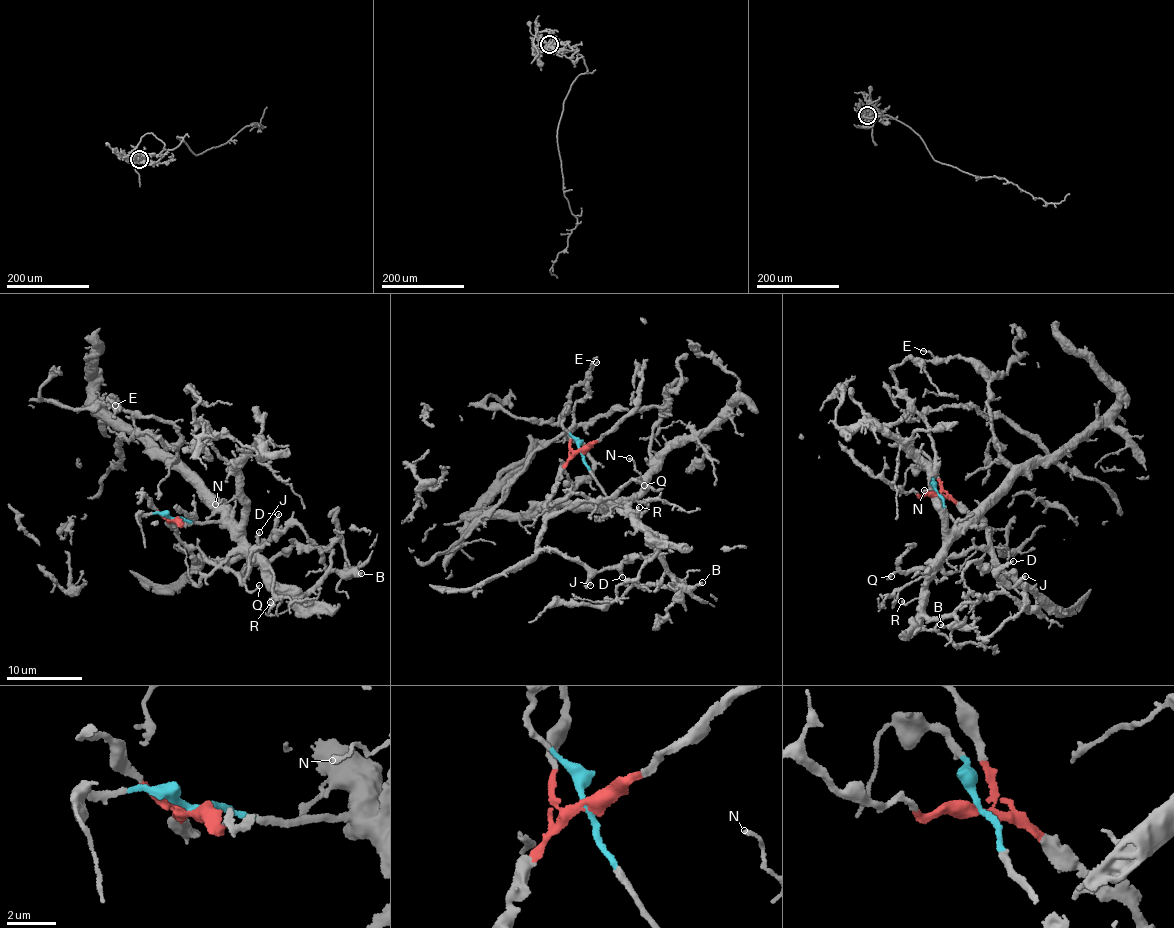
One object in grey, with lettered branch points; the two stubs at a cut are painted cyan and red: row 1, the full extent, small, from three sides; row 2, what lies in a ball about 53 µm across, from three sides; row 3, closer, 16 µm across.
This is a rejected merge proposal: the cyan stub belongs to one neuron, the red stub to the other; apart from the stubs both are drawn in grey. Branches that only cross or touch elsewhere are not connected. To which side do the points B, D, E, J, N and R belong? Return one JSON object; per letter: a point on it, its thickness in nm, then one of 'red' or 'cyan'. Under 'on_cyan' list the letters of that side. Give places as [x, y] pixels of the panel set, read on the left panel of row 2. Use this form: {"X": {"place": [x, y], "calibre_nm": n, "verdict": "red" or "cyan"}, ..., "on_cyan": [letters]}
{"B": {"place": [361, 573], "calibre_nm": 240, "verdict": "cyan"}, "D": {"place": [278, 514], "calibre_nm": 180, "verdict": "red"}, "E": {"place": [115, 405], "calibre_nm": 140, "verdict": "cyan"}, "J": {"place": [259, 532], "calibre_nm": 240, "verdict": "red"}, "N": {"place": [215, 504], "calibre_nm": 170, "verdict": "cyan"}, "R": {"place": [270, 602], "calibre_nm": 130, "verdict": "cyan"}, "on_cyan": ["B", "E", "N", "R"]}

